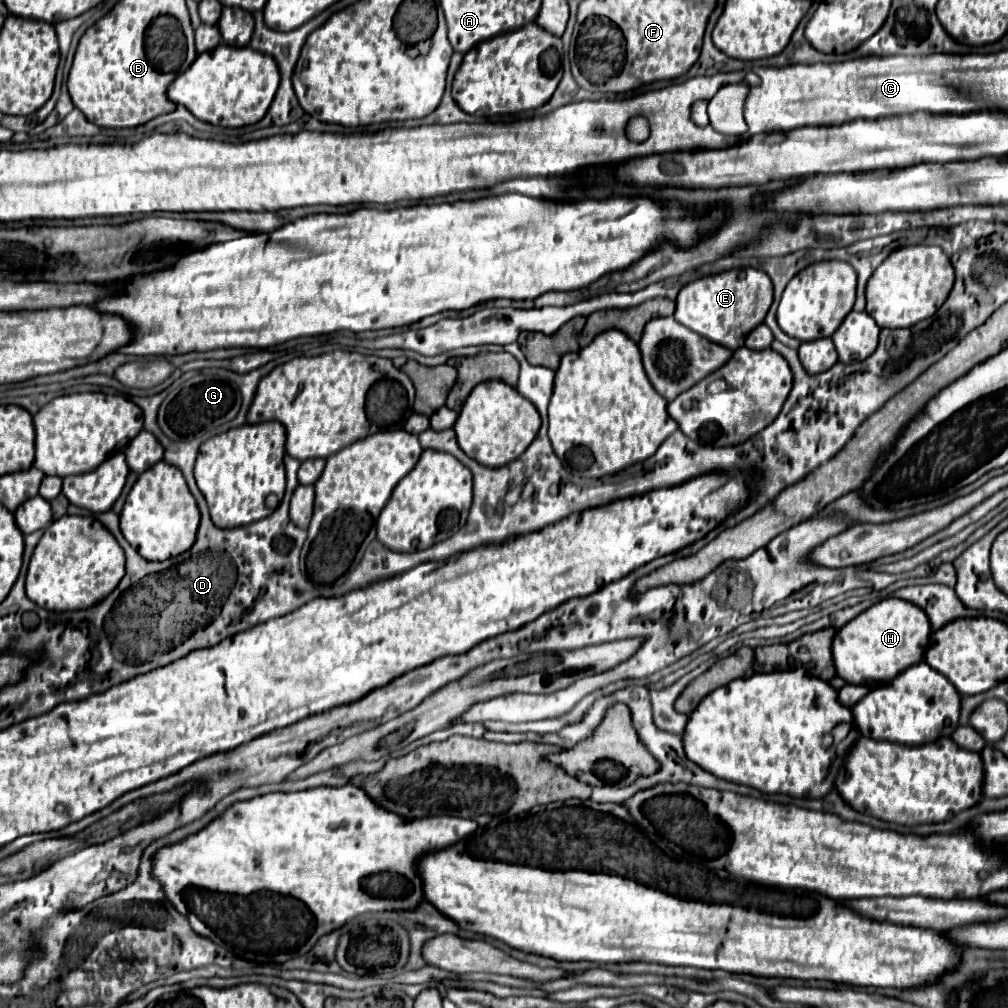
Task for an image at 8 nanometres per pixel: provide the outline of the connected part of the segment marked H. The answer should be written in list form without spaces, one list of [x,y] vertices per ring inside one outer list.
[[[898,598],[882,600],[836,632],[832,654],[838,676],[848,684],[866,684],[870,688],[882,686],[906,668],[922,662],[926,644],[930,644],[930,632],[930,620],[926,620],[922,608]]]

